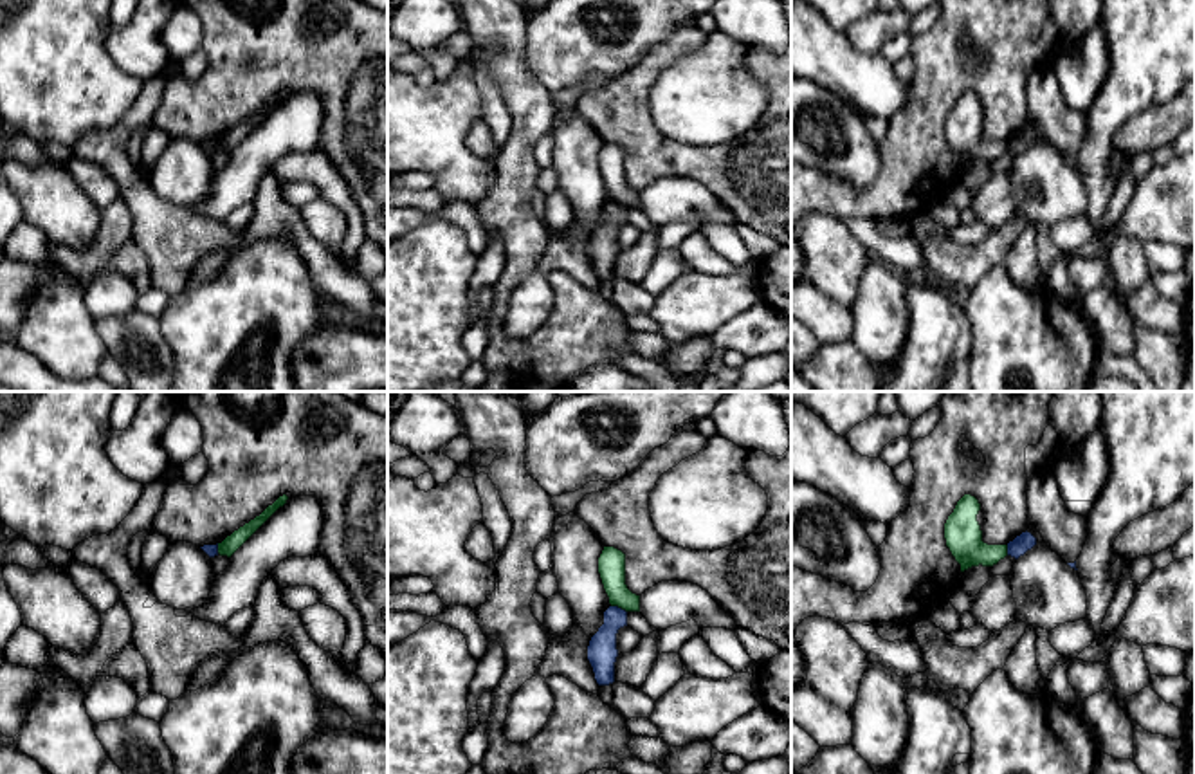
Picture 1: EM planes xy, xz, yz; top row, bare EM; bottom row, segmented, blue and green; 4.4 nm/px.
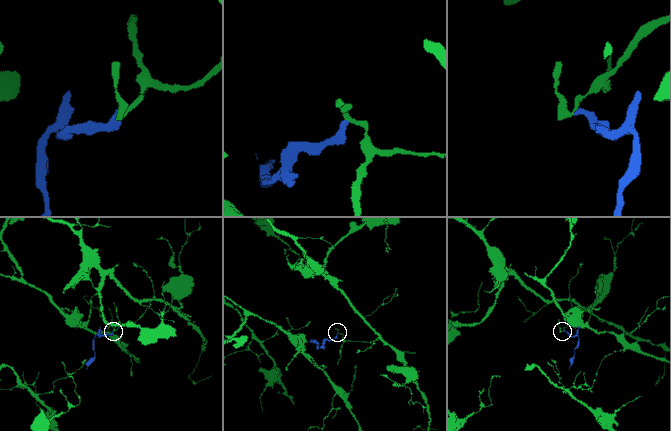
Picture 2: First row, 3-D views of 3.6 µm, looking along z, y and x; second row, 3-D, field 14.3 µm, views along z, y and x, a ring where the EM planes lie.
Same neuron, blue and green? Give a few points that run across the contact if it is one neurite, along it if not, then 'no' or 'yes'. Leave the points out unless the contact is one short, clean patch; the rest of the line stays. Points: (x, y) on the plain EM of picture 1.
xz (611, 201), (626, 208) | no

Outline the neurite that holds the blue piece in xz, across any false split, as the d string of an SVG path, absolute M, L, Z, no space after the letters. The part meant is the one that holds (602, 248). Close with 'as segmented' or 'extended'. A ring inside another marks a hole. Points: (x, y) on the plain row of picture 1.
M609 202L604 207L604 220L589 236L588 256L598 281L615 278L615 258L618 253L616 229L624 222L627 222L627 207L618 202Z; as segmented

